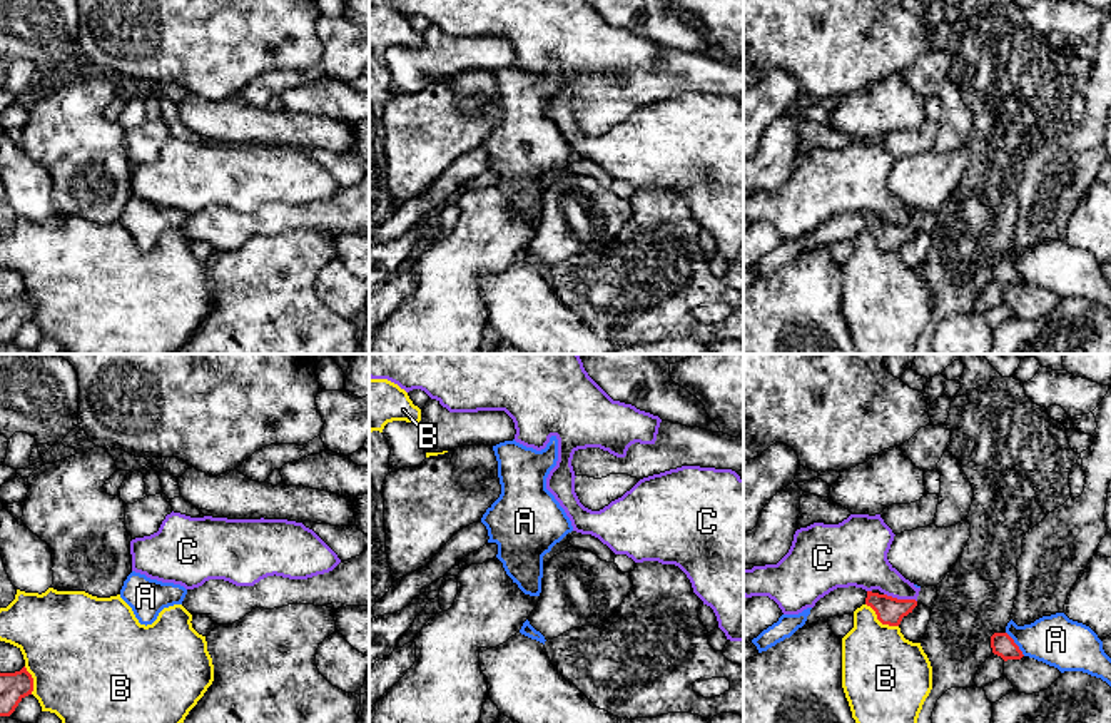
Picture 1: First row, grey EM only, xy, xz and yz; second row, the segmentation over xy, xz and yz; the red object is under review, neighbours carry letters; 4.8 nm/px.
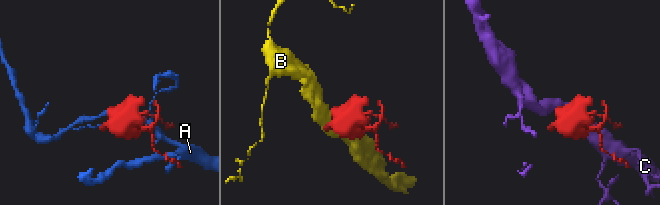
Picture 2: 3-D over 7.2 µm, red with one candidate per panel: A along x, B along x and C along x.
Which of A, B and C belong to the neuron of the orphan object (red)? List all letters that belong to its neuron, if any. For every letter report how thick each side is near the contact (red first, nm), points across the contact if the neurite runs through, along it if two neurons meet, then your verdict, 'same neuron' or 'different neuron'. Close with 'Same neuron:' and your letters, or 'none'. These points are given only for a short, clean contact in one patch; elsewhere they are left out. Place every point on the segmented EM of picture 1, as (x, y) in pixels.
A: 110 nm thick on the red side, 240 nm on the other; different neuron
B: 130 nm thick on the red side, 400 nm on the other; different neuron
C: 130 nm thick on the red side, 220 nm on the other; border along yz (884, 593), (916, 601); different neuron
Same neuron: none

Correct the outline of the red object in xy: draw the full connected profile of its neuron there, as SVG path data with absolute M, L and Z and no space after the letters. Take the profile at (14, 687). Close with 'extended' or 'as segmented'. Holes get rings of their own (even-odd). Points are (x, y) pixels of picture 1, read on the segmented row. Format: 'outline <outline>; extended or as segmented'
outline M25 666L15 673L0 673L0 716L10 716L32 691L33 678Z; as segmented

